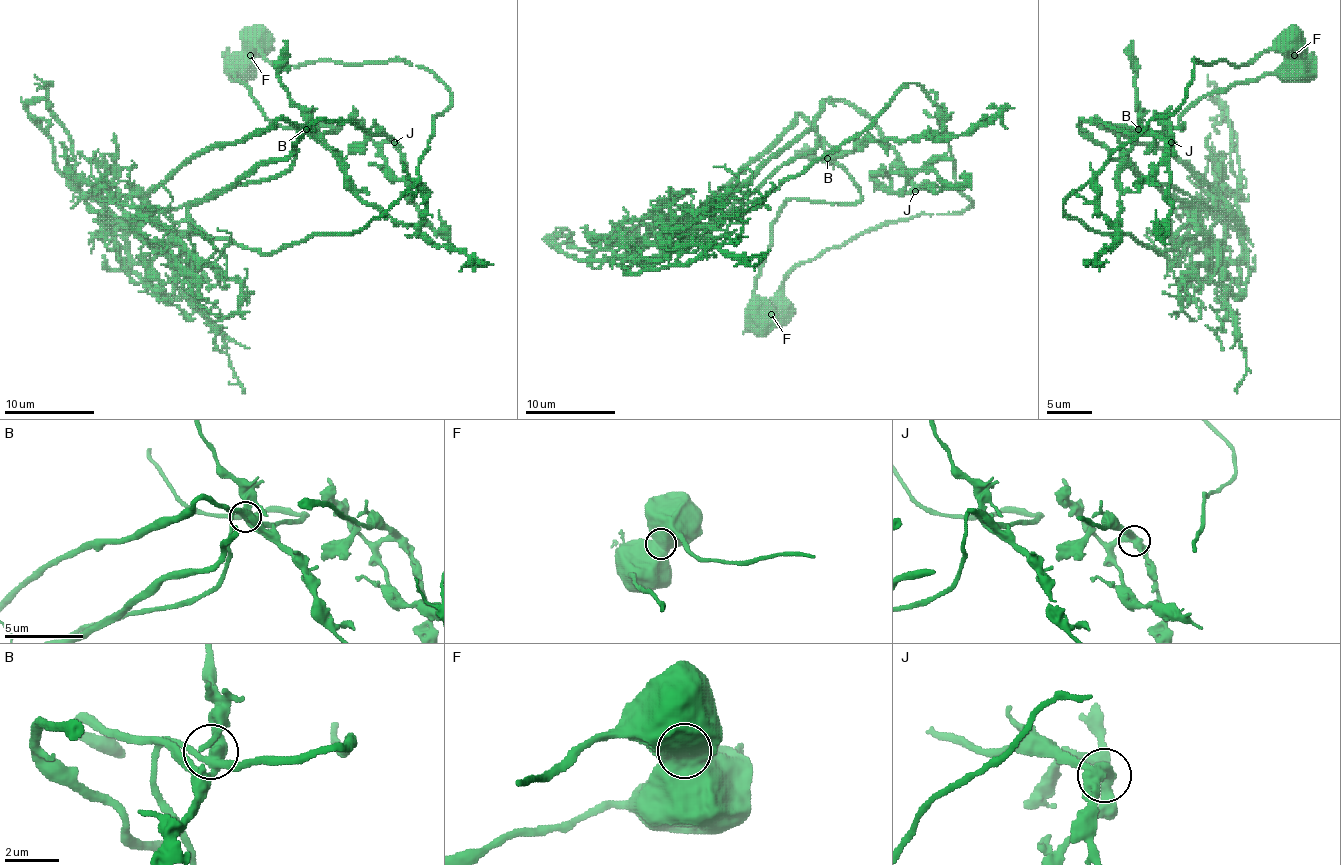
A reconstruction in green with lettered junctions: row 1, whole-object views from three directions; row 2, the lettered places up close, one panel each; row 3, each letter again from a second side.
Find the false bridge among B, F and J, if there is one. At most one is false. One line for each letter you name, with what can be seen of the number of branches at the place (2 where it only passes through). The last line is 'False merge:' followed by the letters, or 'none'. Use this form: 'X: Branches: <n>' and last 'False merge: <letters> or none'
F: Branches: 2
False merge: F

